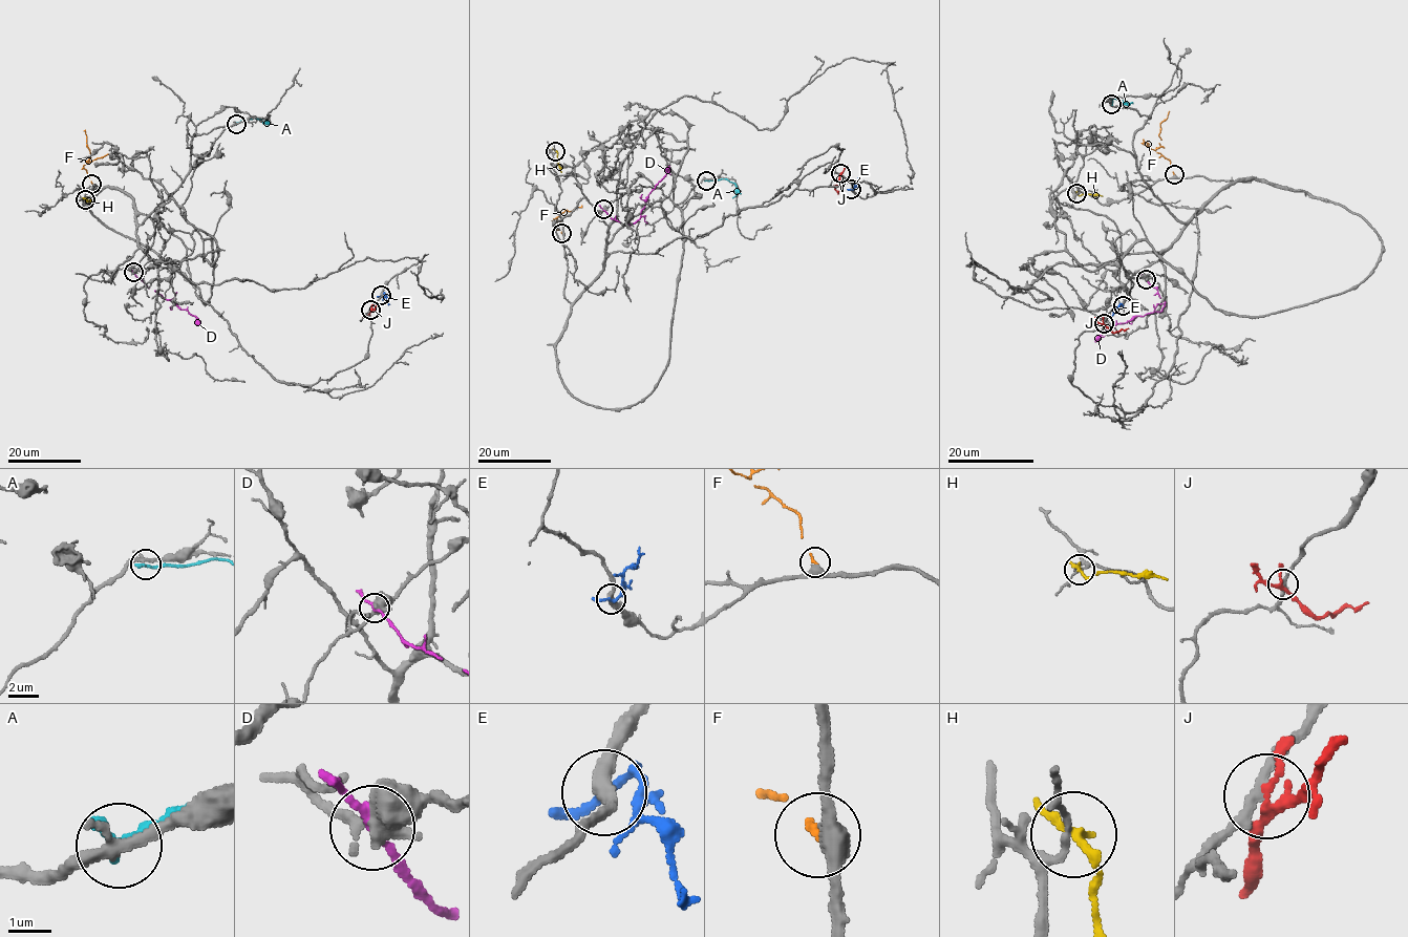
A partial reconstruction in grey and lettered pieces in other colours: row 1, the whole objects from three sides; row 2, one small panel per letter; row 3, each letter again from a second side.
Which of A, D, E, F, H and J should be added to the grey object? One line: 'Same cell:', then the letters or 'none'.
Same cell: F

